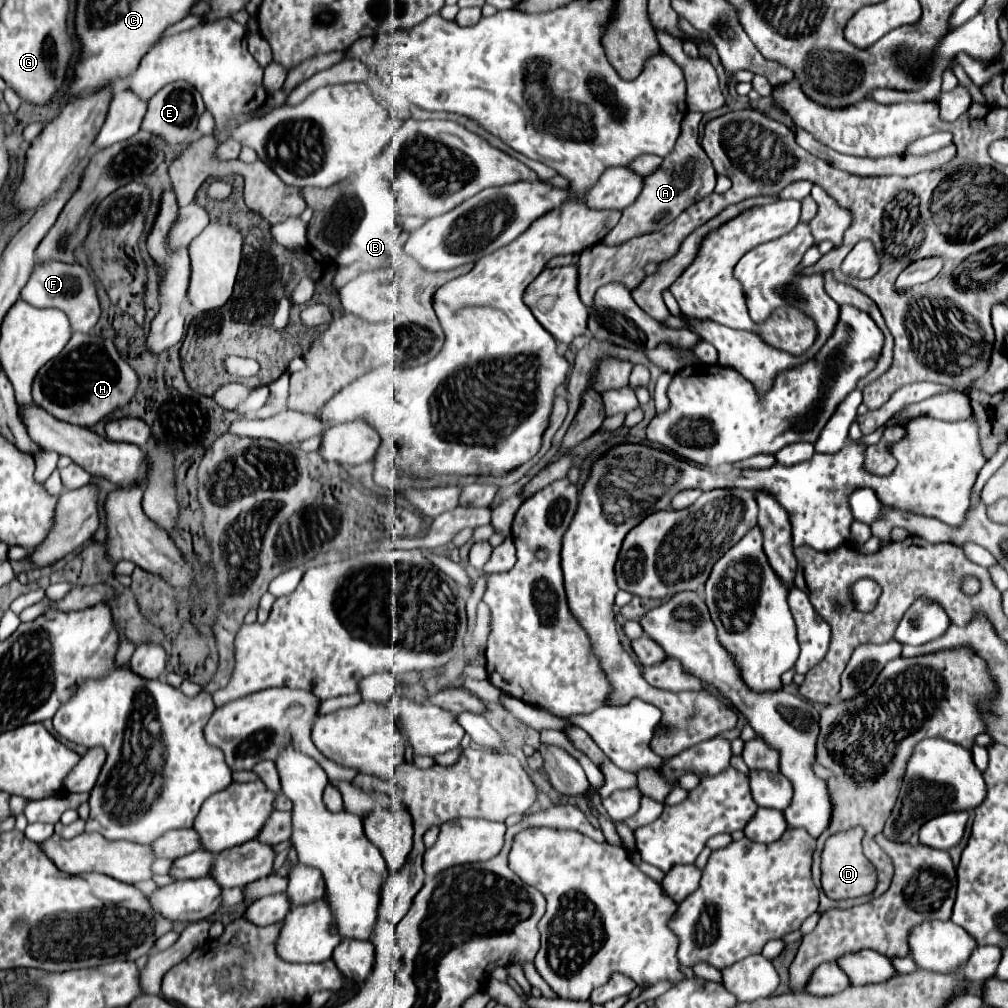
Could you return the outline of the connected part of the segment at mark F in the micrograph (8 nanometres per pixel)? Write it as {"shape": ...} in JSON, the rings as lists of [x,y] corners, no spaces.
{"shape":[[[45,261],[45,263],[35,263],[33,273],[23,289],[23,299],[29,301],[35,307],[57,307],[63,313],[67,313],[73,331],[89,333],[97,319],[99,319],[99,297],[97,297],[97,287],[91,277],[91,271],[83,265],[67,265],[61,261]]]}

